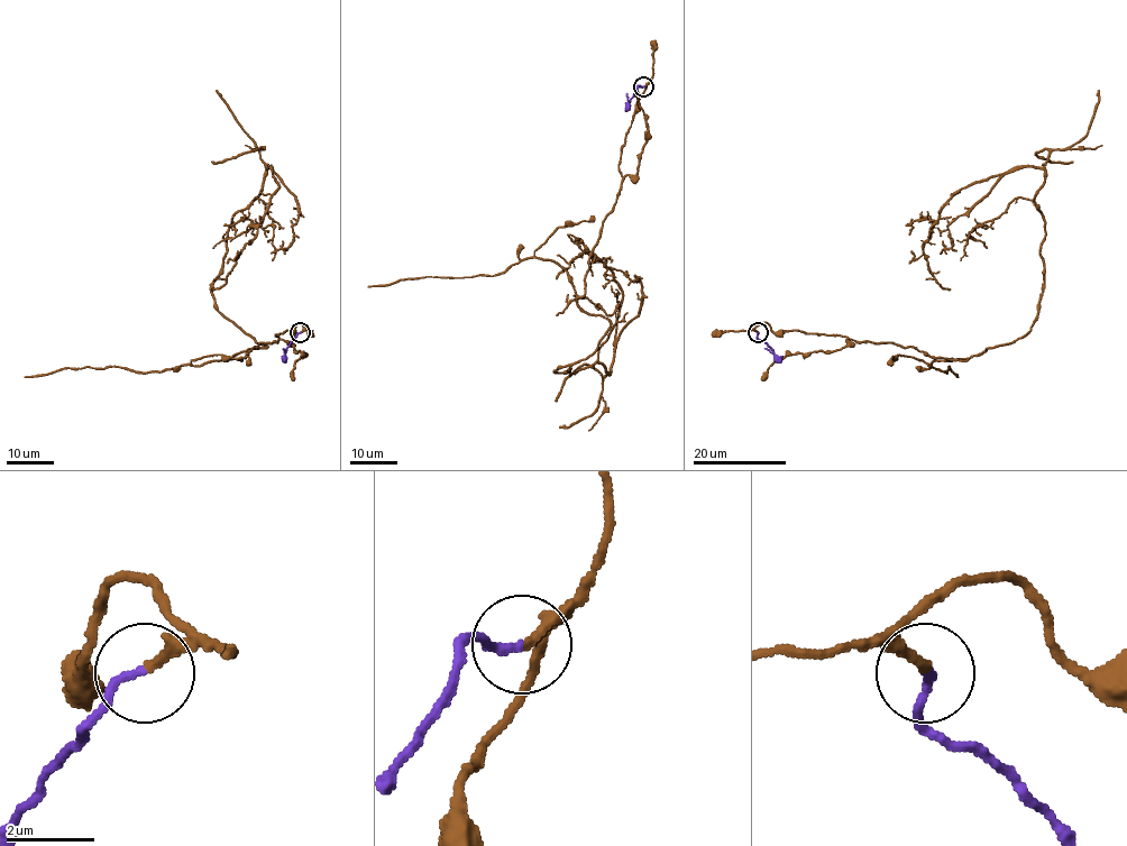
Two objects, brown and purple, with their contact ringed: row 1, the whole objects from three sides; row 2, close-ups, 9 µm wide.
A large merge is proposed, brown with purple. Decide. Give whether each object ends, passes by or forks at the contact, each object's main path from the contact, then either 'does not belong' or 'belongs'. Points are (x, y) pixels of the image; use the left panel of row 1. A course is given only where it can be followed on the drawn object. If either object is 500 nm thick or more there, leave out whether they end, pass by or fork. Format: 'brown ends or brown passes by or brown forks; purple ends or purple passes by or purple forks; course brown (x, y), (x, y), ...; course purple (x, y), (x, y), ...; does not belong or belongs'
brown ends; purple ends; course brown (301, 332), (298, 323), (232, 357), (267, 347), (212, 293), (231, 218), (271, 166), (278, 189), (213, 290); course purple (301, 332), (286, 349), (284, 362); belongs

